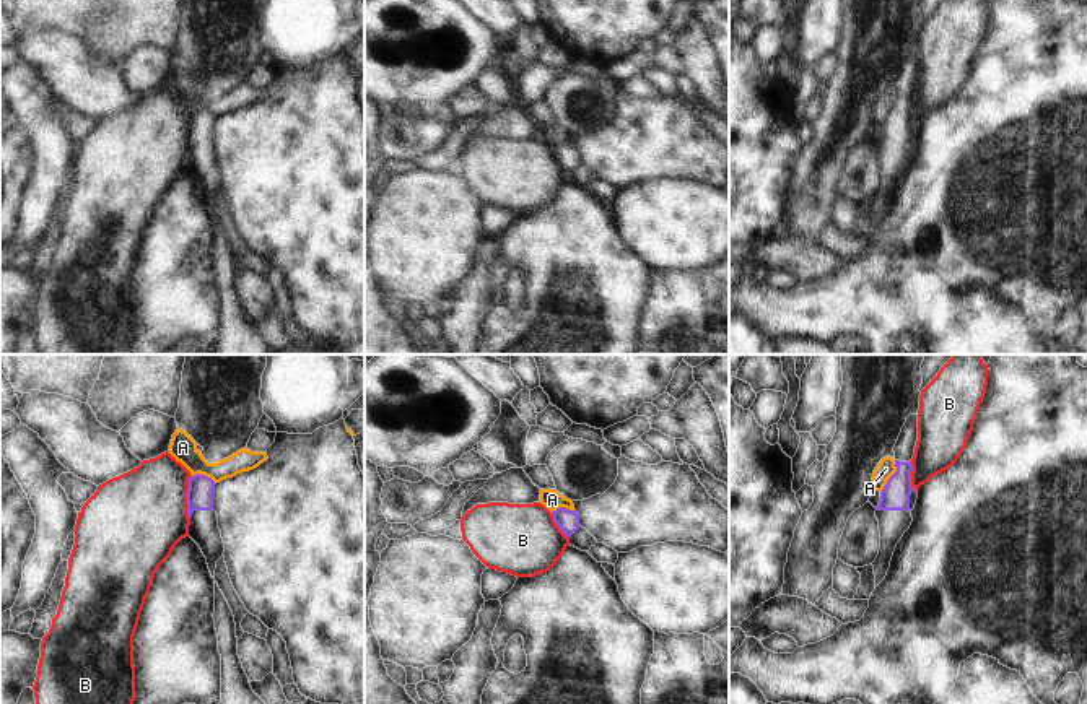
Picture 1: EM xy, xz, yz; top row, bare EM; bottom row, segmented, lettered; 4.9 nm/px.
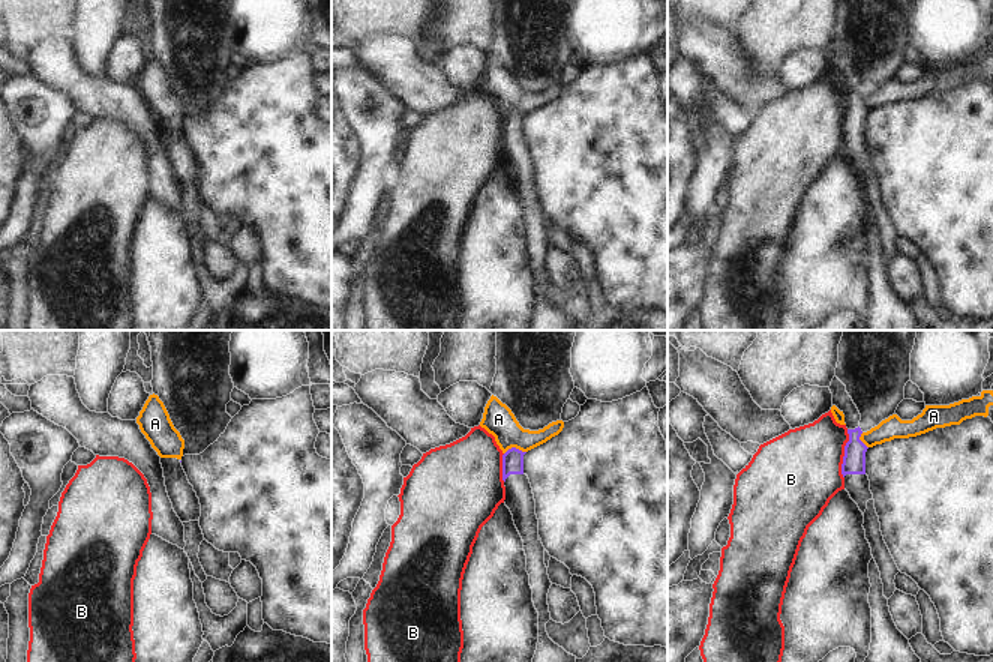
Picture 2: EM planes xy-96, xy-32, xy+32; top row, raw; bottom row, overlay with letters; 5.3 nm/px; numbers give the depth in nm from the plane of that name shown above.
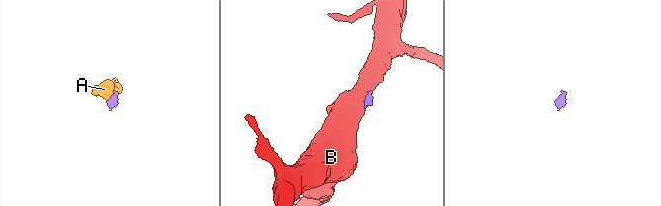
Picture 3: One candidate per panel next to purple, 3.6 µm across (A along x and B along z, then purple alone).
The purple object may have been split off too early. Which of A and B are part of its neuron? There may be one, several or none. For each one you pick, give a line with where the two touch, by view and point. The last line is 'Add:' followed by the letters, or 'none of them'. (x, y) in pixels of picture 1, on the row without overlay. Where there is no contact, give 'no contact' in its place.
Add: none of them

